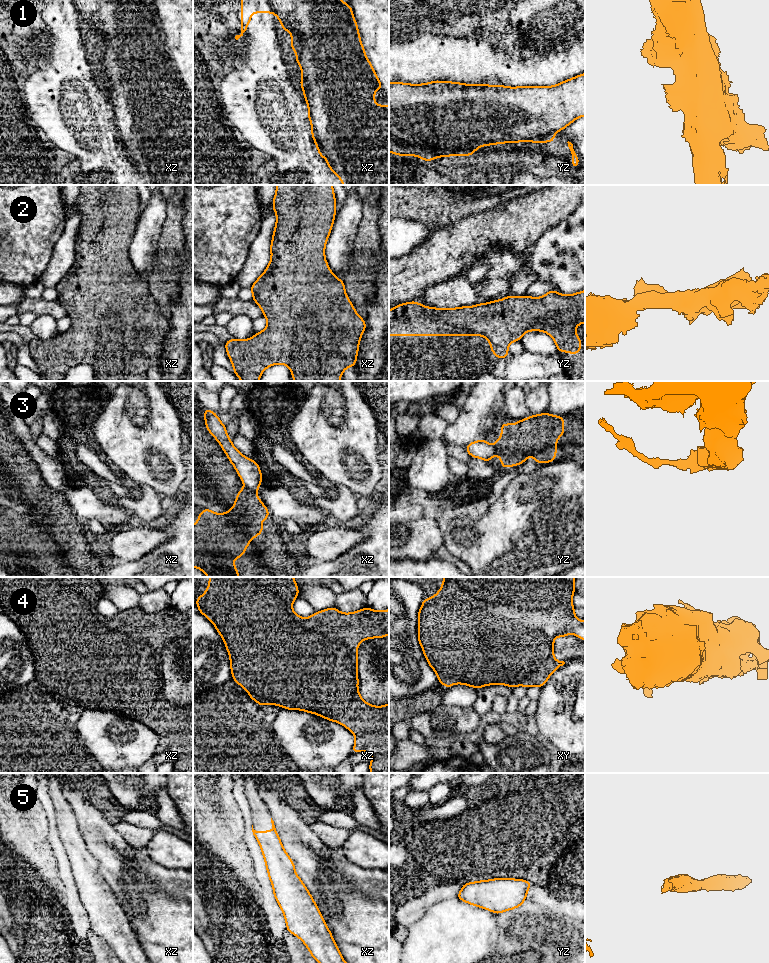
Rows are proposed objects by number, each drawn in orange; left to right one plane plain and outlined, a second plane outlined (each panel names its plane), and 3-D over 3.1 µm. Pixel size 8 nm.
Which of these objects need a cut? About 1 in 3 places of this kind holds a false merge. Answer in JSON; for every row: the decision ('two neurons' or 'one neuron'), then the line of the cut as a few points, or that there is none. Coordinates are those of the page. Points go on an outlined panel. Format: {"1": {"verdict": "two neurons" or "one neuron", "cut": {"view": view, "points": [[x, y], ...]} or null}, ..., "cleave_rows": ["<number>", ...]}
{"1": {"verdict": "one neuron", "cut": null}, "2": {"verdict": "one neuron", "cut": null}, "3": {"verdict": "two neurons", "cut": {"view": "xz", "points": [[245, 486], [254, 492]]}}, "4": {"verdict": "one neuron", "cut": null}, "5": {"verdict": "one neuron", "cut": null}, "cleave_rows": ["3"]}

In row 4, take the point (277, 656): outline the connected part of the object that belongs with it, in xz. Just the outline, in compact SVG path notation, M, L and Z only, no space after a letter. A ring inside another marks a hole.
M210 577L208 589L194 602L198 606L198 611L210 620L219 635L222 637L226 650L229 653L232 679L242 686L249 697L260 706L272 704L281 706L288 710L301 710L311 714L319 715L329 721L342 724L355 736L355 744L352 753L368 752L373 756L373 760L368 763L370 773L389 773L389 703L384 706L373 706L362 700L358 691L358 646L364 639L385 638L389 635L389 609L384 611L372 610L368 606L351 613L342 613L335 607L330 607L319 612L315 612L308 618L298 616L292 609L294 600L299 596L299 589L293 577Z

